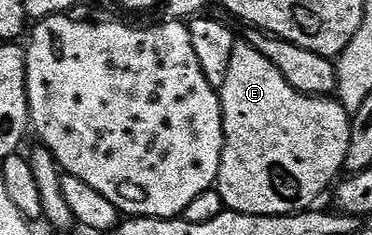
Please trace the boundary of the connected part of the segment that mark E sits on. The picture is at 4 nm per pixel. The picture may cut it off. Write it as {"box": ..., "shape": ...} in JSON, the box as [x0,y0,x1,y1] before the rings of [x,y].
{"box":[214,44,352,216],"shape":[[[247,44],[233,45],[230,64],[222,75],[222,81],[224,81],[224,87],[221,85],[218,93],[220,107],[224,113],[224,151],[220,157],[220,167],[214,189],[224,202],[225,207],[233,210],[235,214],[253,214],[254,216],[298,214],[315,207],[317,205],[316,197],[327,188],[328,181],[335,176],[337,171],[341,171],[344,163],[344,157],[348,150],[348,138],[351,136],[352,130],[352,118],[349,111],[345,110],[339,101],[333,100],[331,97],[311,98],[308,94],[290,88],[290,84],[286,84],[282,72],[278,72],[278,68],[274,68],[274,64],[270,64],[270,60],[266,60],[266,56],[262,56],[253,46]]]}

